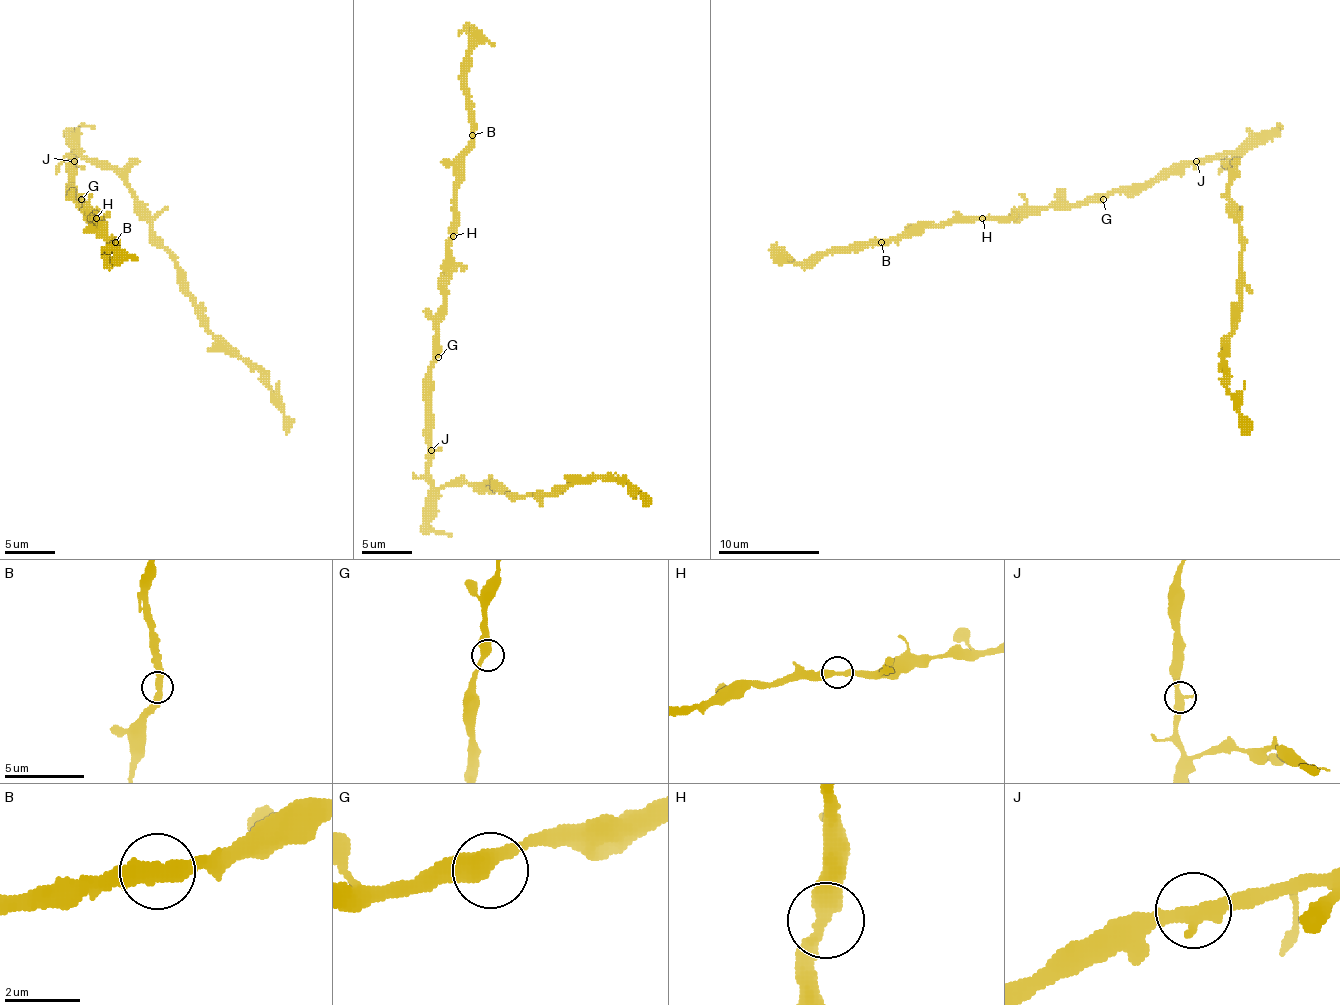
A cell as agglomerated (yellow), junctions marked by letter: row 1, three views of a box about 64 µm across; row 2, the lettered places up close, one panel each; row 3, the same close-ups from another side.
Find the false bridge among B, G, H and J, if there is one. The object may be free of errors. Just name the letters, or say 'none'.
none

